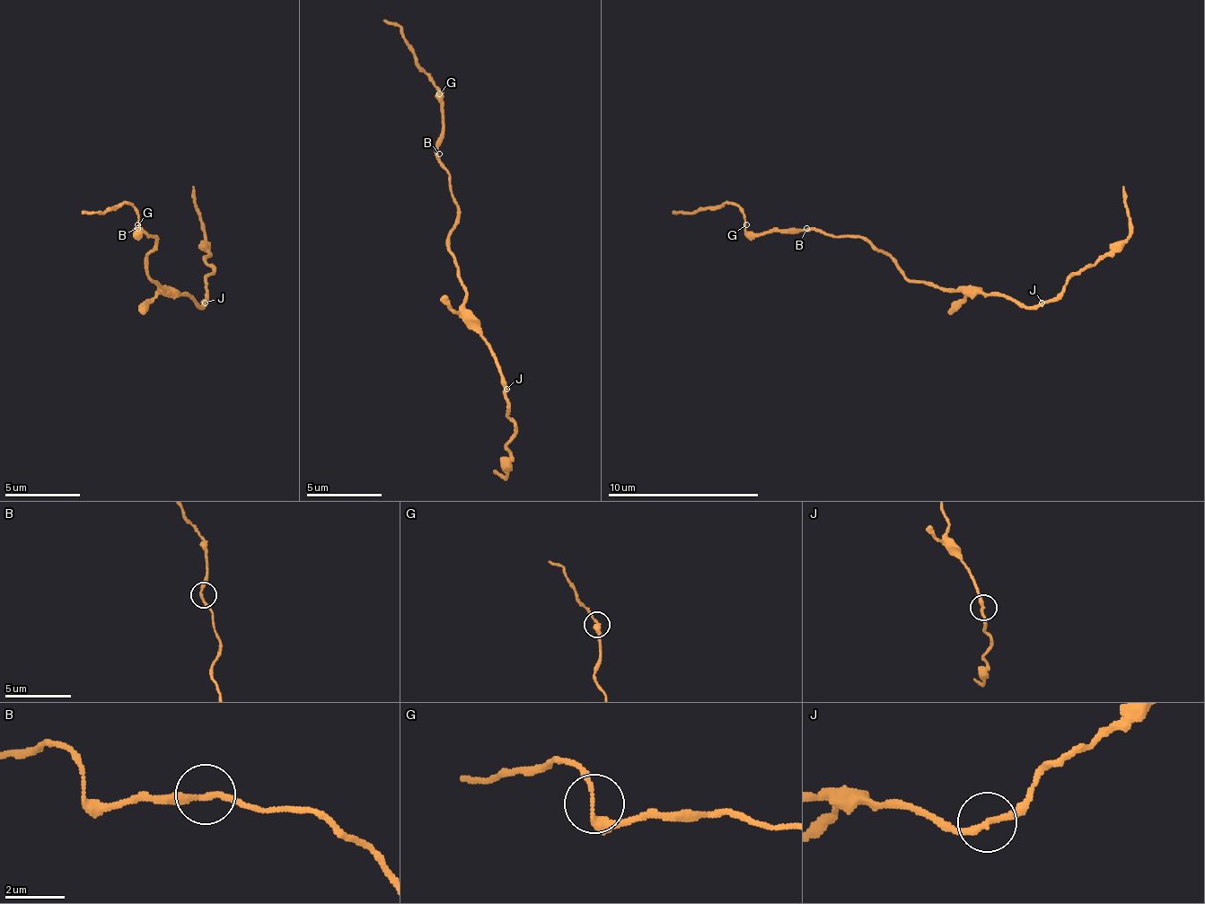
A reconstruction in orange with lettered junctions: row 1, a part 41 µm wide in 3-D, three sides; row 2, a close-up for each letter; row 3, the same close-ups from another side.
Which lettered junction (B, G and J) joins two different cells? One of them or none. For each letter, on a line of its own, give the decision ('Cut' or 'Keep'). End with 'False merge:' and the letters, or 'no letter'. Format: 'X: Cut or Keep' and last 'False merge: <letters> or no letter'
B: Keep
G: Keep
J: Cut
False merge: J

